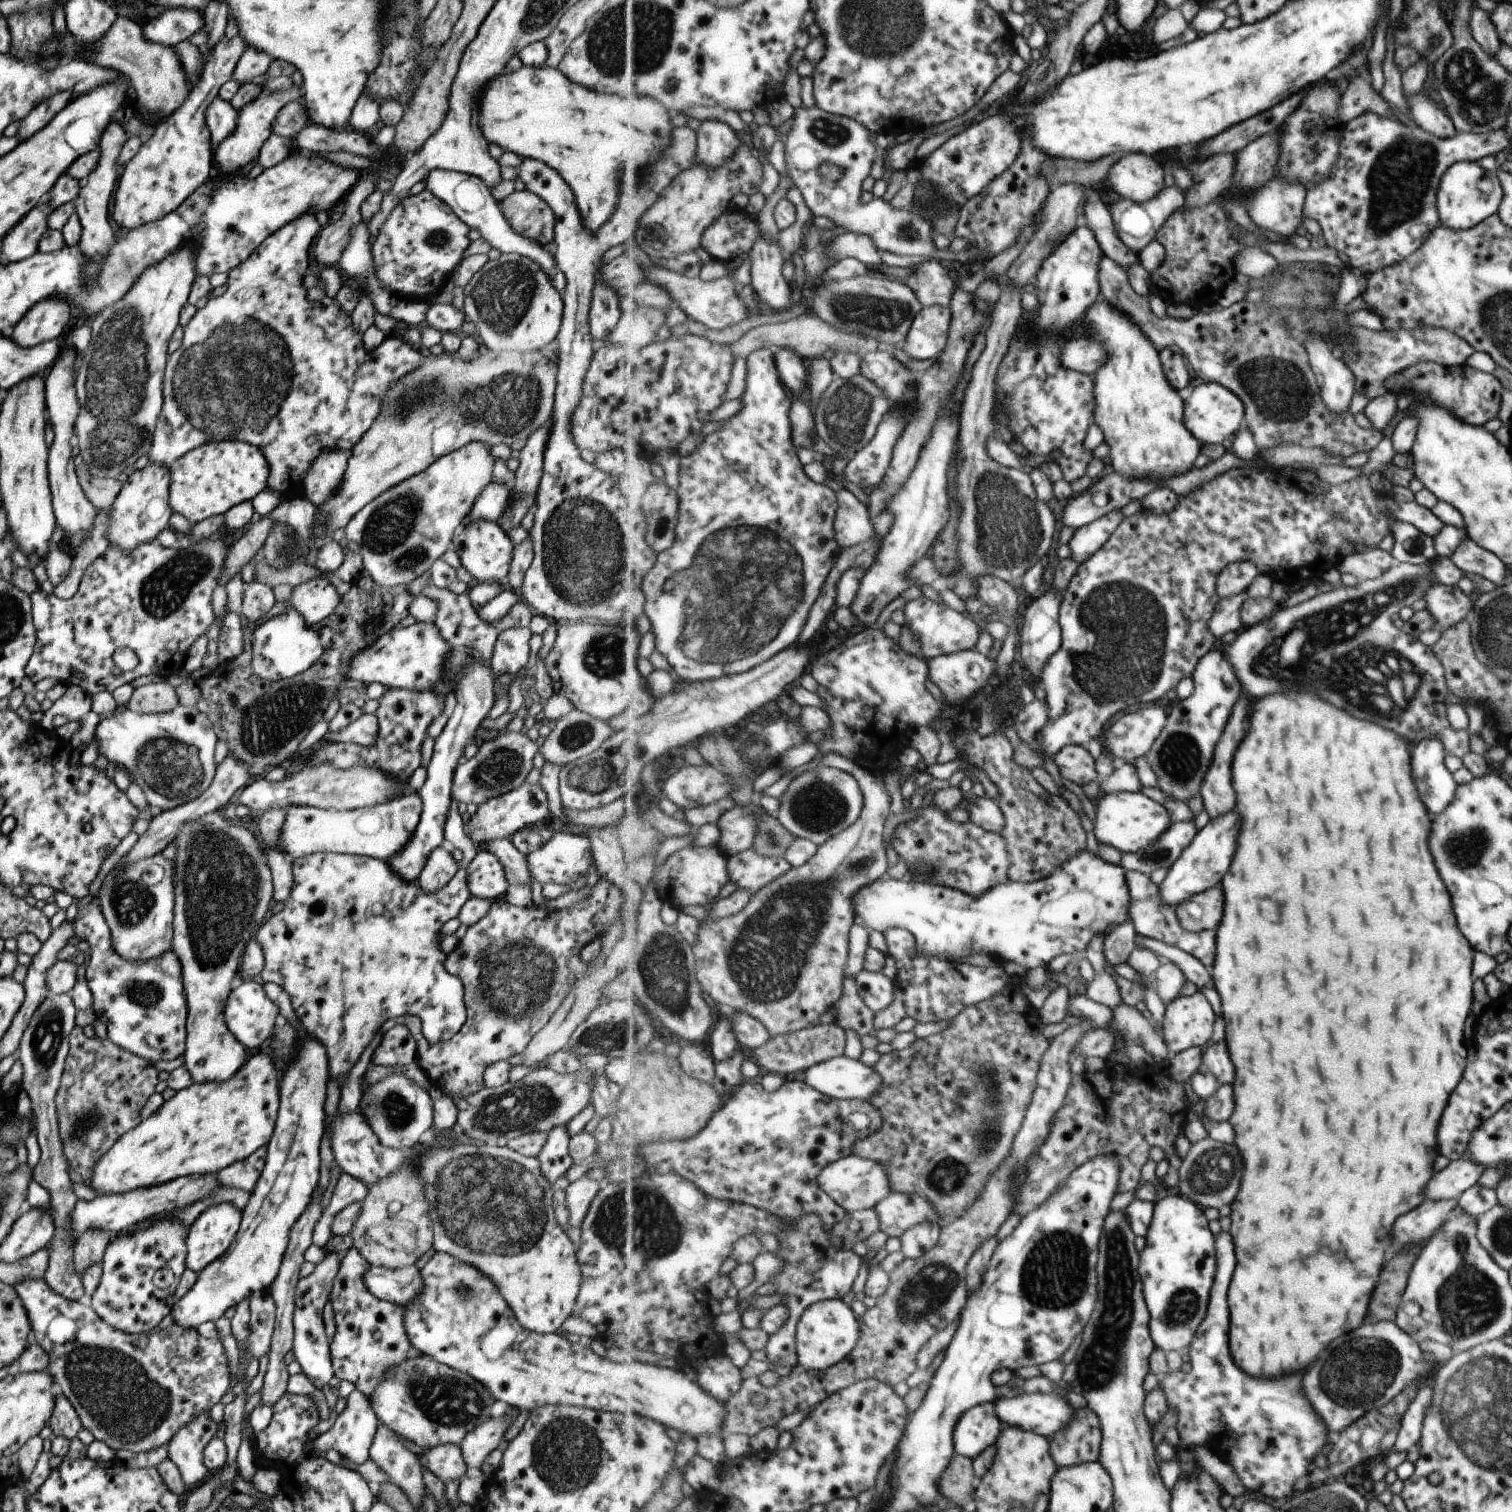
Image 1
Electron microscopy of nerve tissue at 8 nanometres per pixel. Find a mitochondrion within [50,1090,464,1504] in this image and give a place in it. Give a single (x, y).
(119, 1396)

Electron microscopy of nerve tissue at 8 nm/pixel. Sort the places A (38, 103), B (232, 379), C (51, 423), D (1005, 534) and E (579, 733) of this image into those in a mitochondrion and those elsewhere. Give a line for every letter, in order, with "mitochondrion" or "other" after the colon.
A: other
B: mitochondrion
C: other
D: mitochondrion
E: mitochondrion

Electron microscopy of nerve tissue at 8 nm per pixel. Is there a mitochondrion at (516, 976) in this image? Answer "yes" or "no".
yes

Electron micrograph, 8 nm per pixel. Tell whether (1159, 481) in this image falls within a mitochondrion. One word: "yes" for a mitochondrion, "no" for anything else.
no

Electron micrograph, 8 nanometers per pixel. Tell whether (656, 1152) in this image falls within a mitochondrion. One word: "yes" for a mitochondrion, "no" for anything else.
no

